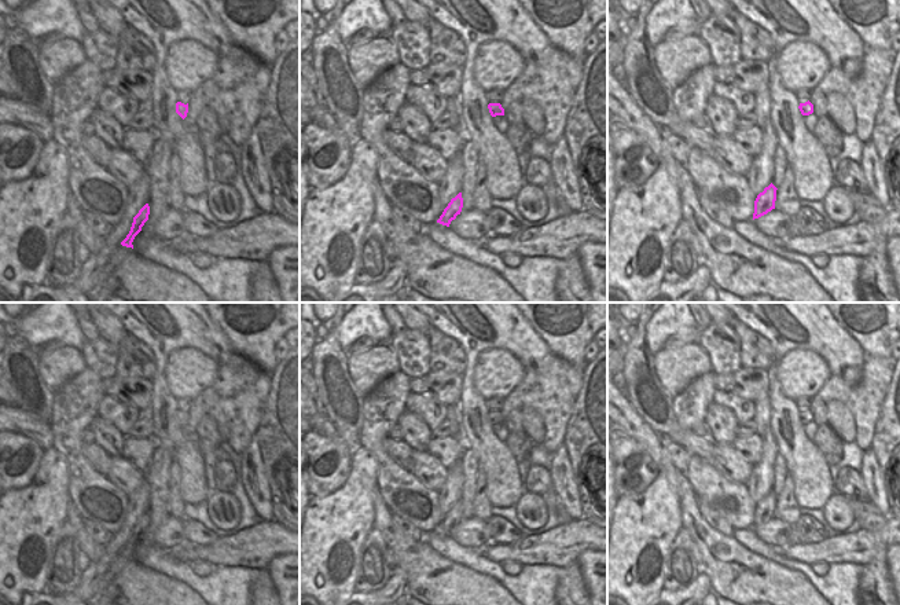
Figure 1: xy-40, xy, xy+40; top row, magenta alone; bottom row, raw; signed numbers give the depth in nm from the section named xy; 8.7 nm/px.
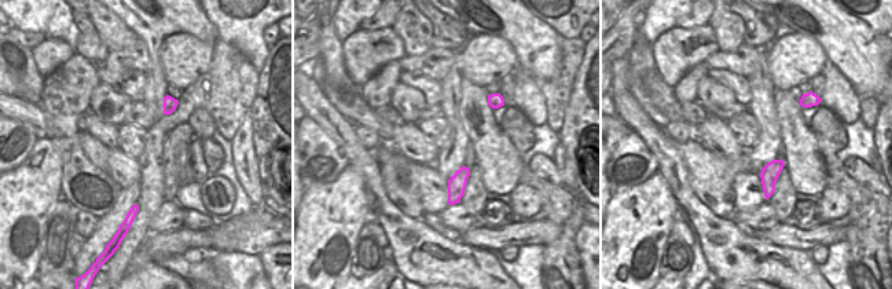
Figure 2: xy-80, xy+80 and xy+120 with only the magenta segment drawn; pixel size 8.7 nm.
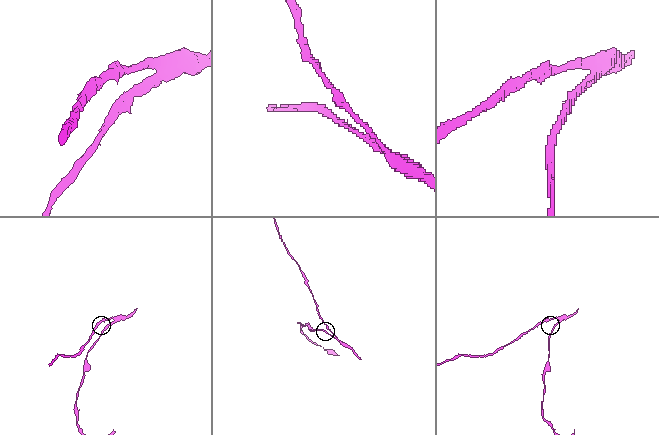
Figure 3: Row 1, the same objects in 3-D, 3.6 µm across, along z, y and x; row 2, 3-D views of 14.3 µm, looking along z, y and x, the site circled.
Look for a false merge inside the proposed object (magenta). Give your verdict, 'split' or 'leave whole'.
split

